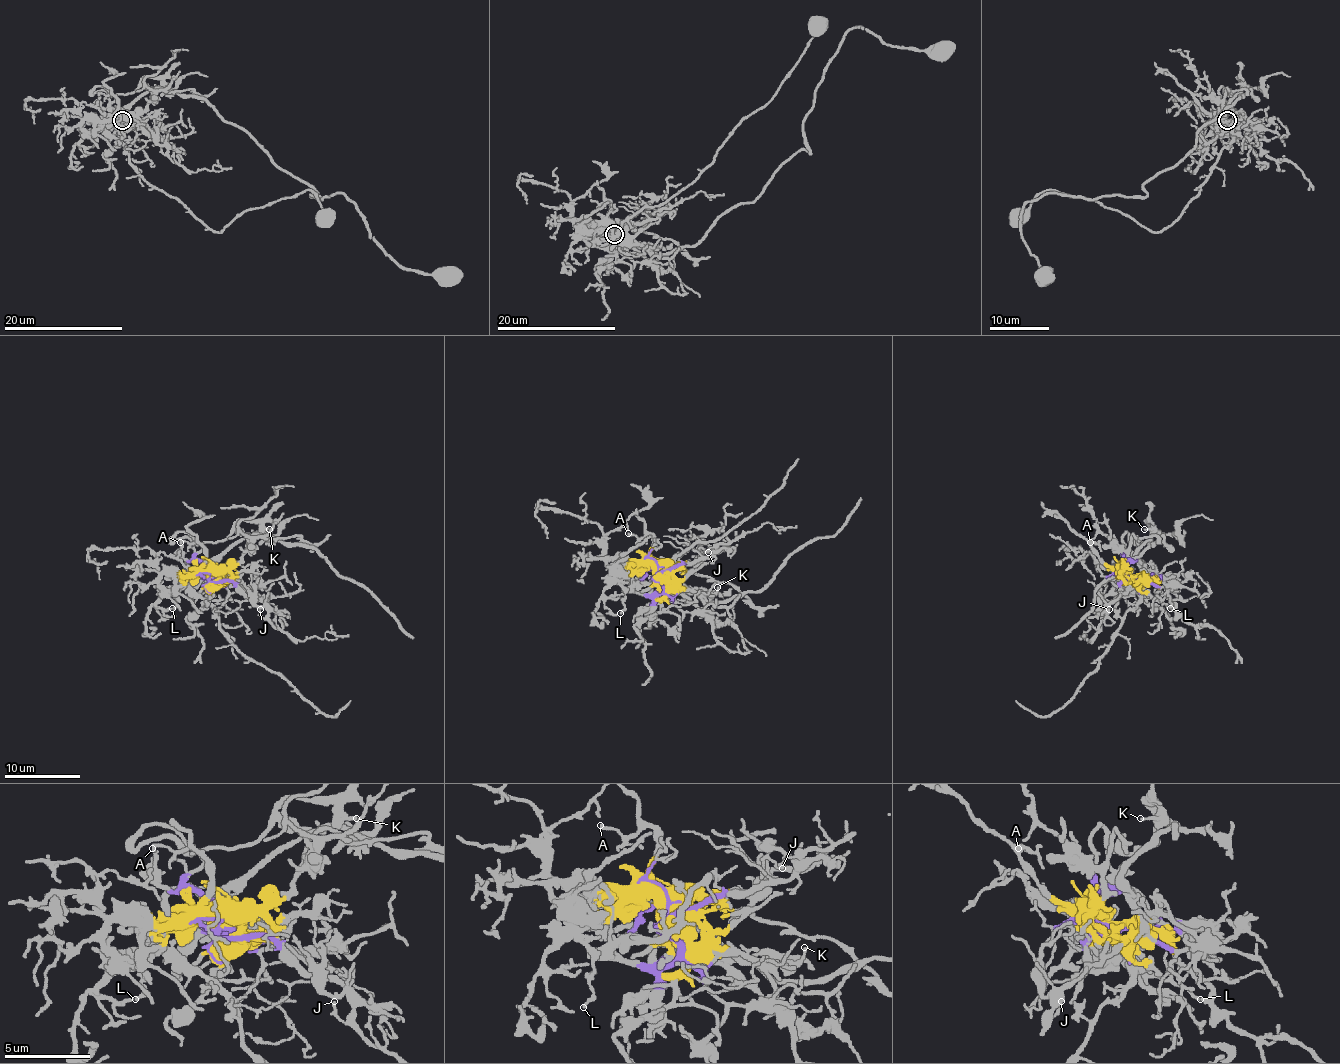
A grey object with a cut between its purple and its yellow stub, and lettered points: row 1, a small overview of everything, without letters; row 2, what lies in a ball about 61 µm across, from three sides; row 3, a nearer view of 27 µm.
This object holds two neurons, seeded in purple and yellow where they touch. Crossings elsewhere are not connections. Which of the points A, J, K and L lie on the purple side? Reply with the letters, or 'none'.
J, K

